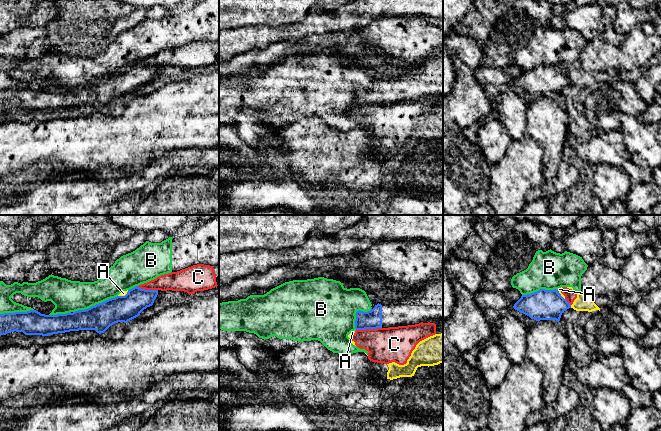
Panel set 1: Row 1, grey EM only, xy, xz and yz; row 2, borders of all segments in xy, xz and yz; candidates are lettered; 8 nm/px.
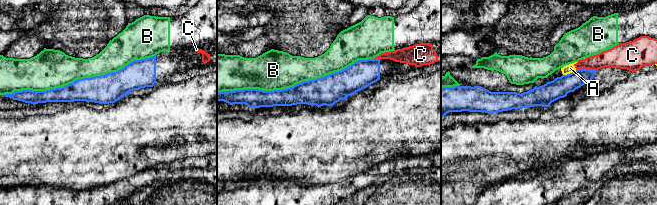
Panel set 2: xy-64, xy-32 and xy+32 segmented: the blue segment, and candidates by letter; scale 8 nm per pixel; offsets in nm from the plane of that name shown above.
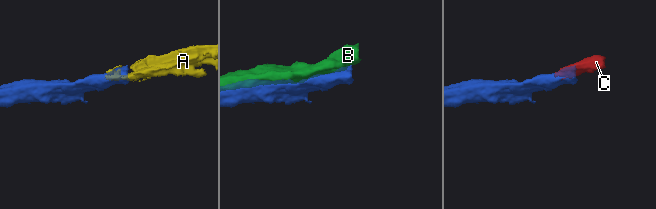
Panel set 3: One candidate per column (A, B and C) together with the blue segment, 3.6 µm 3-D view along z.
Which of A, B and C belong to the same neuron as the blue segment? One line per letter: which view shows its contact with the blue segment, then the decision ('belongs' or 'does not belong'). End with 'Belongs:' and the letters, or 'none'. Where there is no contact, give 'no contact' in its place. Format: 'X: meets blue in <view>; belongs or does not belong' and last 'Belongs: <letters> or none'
A: meets blue in xy; does not belong
B: meets blue in xy; does not belong
C: meets blue in xz; does not belong
Belongs: none

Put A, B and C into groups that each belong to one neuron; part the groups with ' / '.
A C / B

